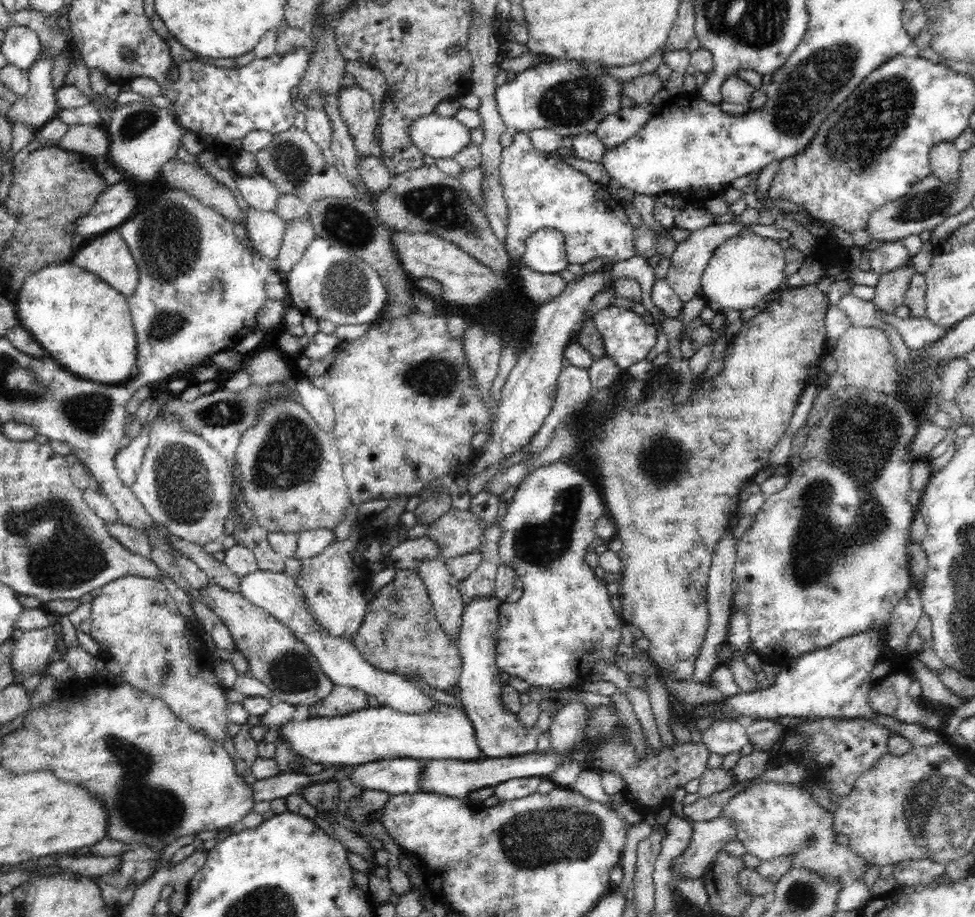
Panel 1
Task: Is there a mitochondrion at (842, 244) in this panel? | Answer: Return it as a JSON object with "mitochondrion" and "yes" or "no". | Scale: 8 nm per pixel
{"mitochondrion":"no"}

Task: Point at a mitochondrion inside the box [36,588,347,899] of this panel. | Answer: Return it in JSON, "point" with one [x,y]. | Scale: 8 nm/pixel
{"point":[153,812]}

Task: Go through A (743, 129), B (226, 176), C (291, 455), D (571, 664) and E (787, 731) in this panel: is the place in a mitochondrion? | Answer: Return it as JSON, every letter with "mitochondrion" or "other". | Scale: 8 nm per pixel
{"A":"other","B":"other","C":"mitochondrion","D":"other","E":"other"}

